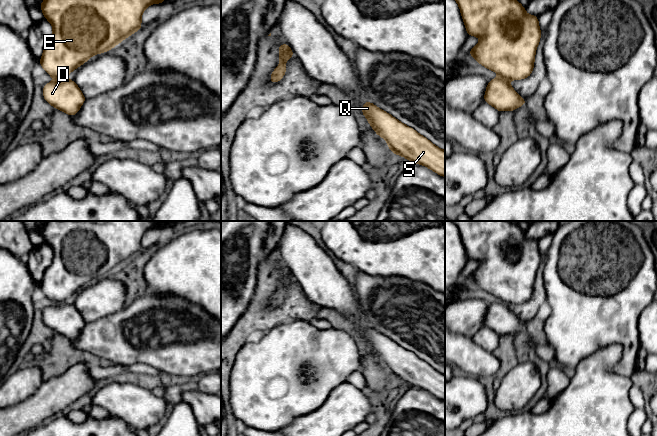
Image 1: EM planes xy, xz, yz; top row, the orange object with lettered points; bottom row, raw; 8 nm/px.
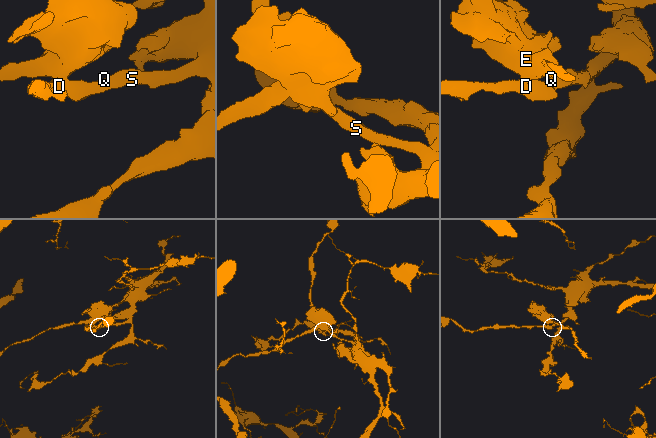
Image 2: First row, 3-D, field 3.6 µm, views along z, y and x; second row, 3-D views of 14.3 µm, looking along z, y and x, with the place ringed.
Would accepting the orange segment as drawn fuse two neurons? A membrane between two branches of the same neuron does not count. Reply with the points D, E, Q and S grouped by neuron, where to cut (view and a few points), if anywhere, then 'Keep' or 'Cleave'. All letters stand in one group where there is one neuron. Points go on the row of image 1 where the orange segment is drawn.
Groups: D Q S / E. Split along xy (64, 77), (56, 79). Cleave

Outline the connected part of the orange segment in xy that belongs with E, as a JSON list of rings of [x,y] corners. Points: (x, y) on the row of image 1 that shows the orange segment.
[[[44,0],[40,8],[53,26],[53,36],[45,46],[39,61],[43,69],[55,79],[63,79],[70,72],[98,53],[111,50],[121,41],[142,28],[141,16],[151,4],[164,0]]]

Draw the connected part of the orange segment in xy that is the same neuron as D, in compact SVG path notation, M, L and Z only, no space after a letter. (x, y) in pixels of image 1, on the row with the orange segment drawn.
M56 79L43 88L44 99L69 116L76 115L86 98L73 80Z

